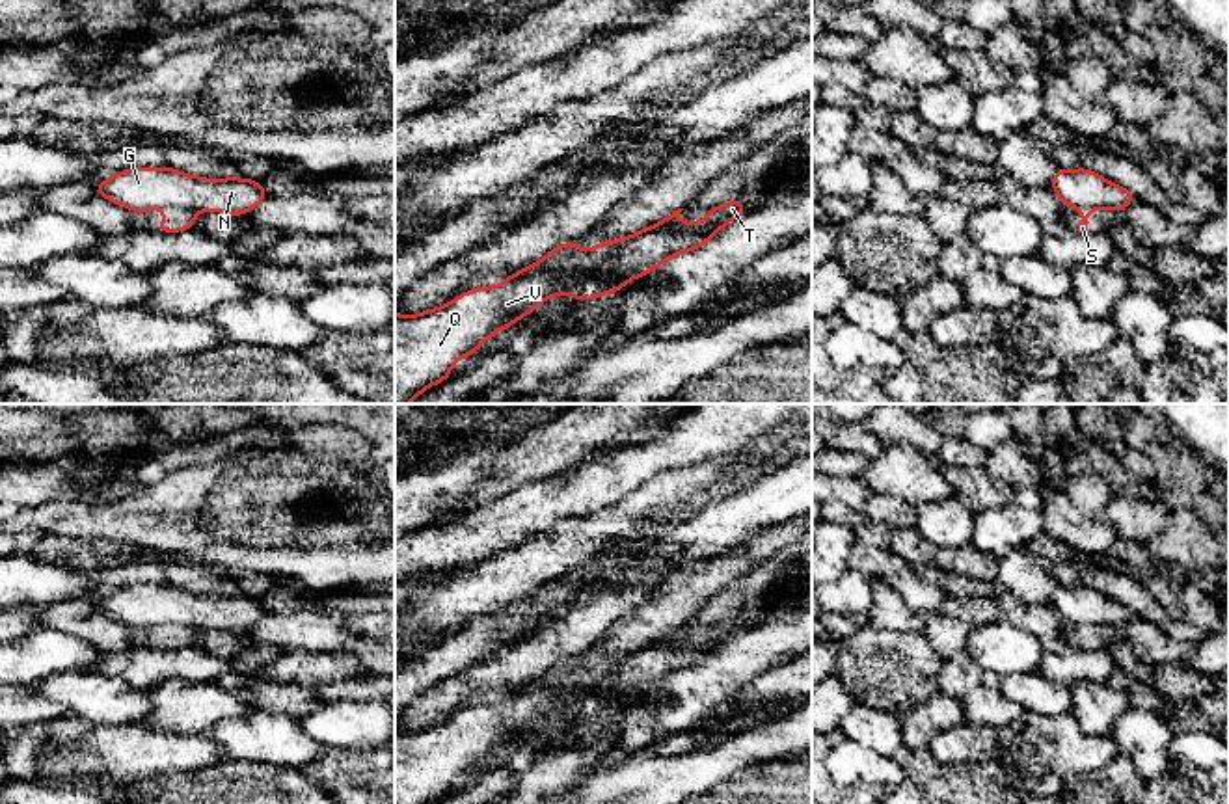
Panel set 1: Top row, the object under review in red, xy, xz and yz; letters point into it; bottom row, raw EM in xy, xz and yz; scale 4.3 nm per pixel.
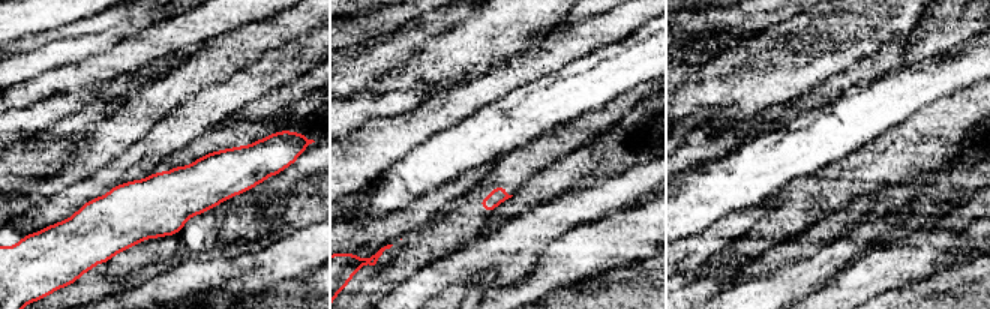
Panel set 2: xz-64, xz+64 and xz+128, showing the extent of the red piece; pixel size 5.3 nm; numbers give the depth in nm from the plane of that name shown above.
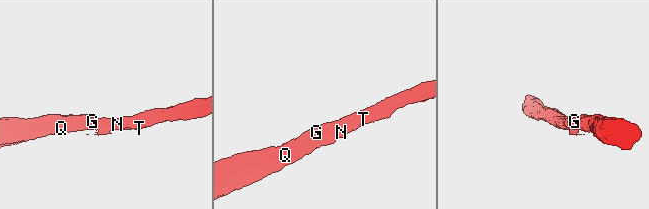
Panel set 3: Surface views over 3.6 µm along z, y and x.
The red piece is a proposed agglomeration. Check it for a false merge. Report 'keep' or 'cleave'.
cleave

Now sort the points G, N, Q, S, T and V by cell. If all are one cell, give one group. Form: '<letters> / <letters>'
G N Q T V / S

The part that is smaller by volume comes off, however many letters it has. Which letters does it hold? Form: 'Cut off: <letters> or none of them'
Cut off: S

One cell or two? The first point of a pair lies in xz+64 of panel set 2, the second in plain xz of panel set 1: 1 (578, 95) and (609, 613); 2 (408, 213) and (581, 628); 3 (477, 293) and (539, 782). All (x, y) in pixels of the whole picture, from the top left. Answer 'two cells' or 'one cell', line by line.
1: two cells
2: one cell
3: one cell

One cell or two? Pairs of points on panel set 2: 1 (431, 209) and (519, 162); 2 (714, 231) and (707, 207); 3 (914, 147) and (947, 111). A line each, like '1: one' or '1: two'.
1: two
2: two
3: one

